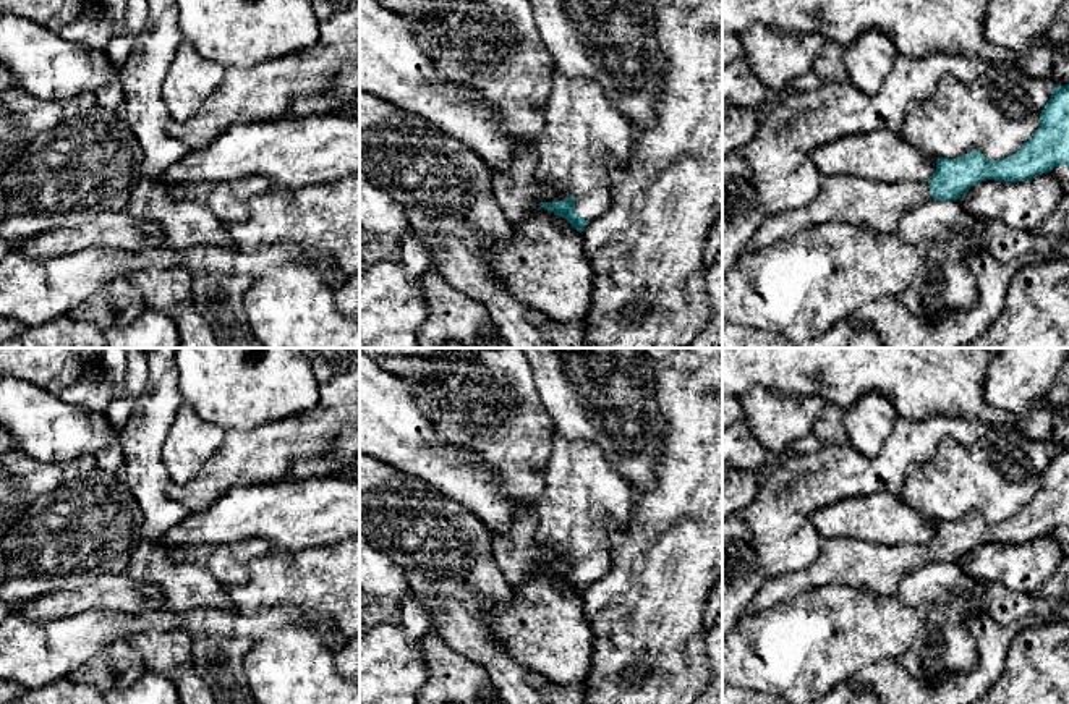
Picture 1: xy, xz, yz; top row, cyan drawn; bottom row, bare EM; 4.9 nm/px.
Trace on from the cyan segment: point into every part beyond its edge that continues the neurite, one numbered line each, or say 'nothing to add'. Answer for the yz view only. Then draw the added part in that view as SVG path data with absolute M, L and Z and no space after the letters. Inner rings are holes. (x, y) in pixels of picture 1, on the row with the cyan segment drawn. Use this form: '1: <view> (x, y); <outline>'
1: yz (847, 199); M857 176L823 178L810 206L768 217L739 256L794 238L811 223L865 225L875 233L897 233L899 220L931 201L928 183L878 184Z

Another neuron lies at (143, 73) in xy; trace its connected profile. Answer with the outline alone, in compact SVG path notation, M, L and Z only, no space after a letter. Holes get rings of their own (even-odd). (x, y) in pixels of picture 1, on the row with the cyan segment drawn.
M177 0L147 3L146 26L136 37L120 76L121 110L144 154L143 176L126 212L157 222L167 248L183 251L215 246L225 233L225 225L217 215L201 204L175 201L160 181L162 175L190 152L183 141L168 133L172 115L160 95L183 34L178 26Z

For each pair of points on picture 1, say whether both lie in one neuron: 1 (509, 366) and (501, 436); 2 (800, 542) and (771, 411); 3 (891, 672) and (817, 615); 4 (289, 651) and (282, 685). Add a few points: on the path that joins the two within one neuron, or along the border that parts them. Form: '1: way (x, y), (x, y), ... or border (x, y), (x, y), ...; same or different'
1: way (511, 384), (511, 392), (522, 407), (511, 418); same
2: border (787, 452), (773, 458); different
3: border (898, 657), (873, 661), (846, 680); different
4: way (289, 659), (289, 677); same

